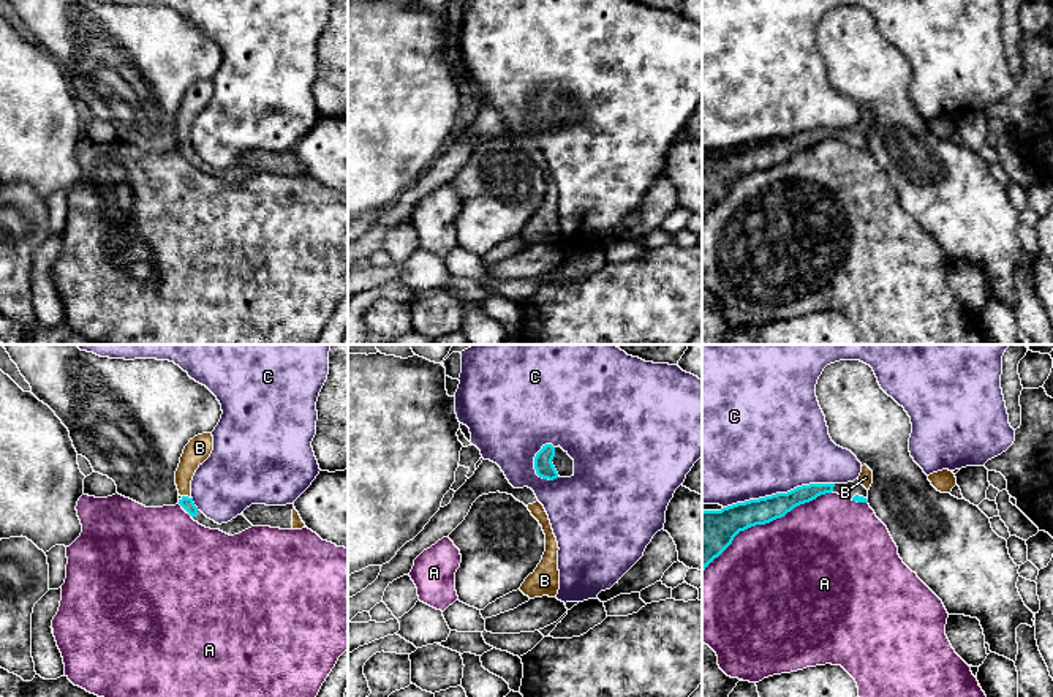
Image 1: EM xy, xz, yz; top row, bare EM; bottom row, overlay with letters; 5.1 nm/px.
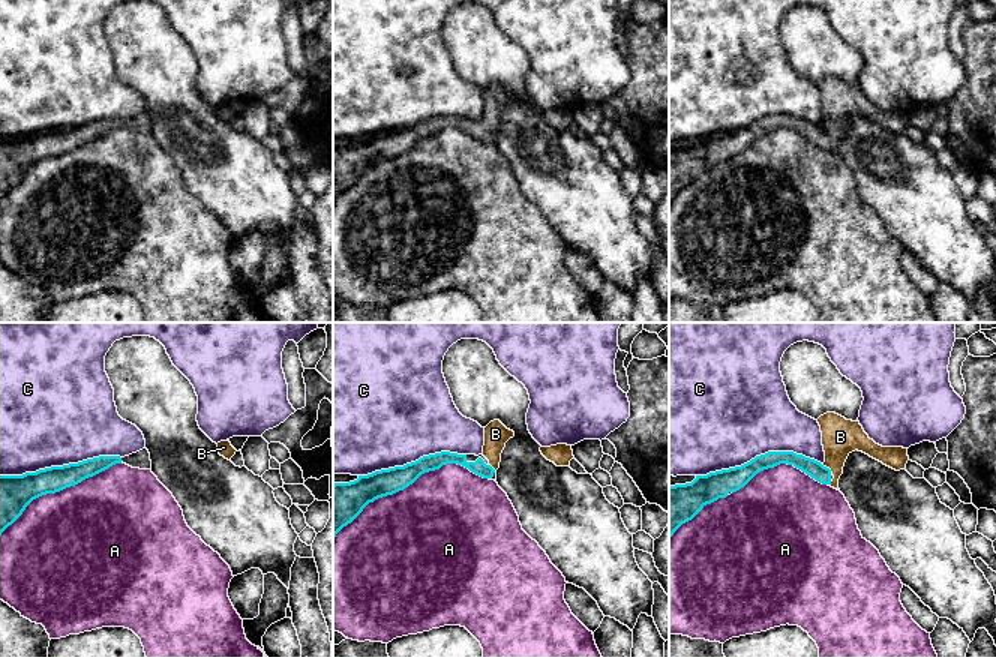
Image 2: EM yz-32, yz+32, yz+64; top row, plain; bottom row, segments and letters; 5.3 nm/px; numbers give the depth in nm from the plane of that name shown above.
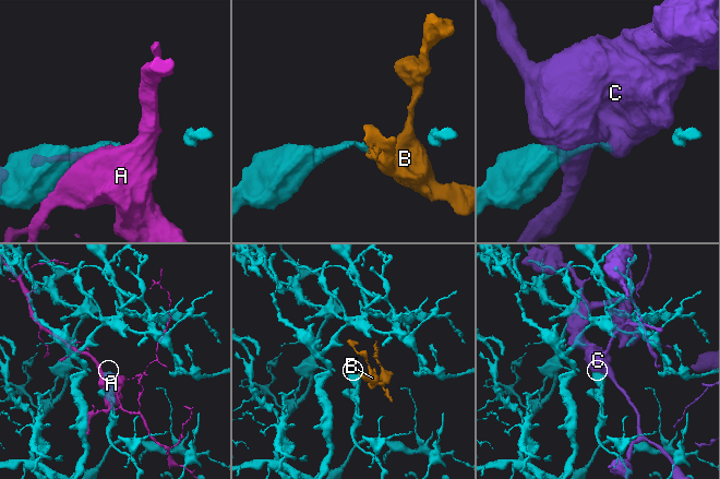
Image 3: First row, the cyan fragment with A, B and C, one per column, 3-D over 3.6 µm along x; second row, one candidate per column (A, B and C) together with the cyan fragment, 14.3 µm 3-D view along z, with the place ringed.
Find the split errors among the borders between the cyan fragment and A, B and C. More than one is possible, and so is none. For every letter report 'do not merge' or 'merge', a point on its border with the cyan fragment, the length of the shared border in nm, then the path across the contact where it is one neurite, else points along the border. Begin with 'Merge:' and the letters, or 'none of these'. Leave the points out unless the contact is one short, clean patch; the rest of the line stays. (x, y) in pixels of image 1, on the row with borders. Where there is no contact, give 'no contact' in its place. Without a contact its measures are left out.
Merge: B
A: do not merge; contact yz (764, 523); length 750 nm
B: merge; contact xy (187, 497); length 50 nm; way xy (187, 503), (187, 497), (185, 470), (198, 449)
C: do not merge; contact yz (778, 493); length 600 nm

